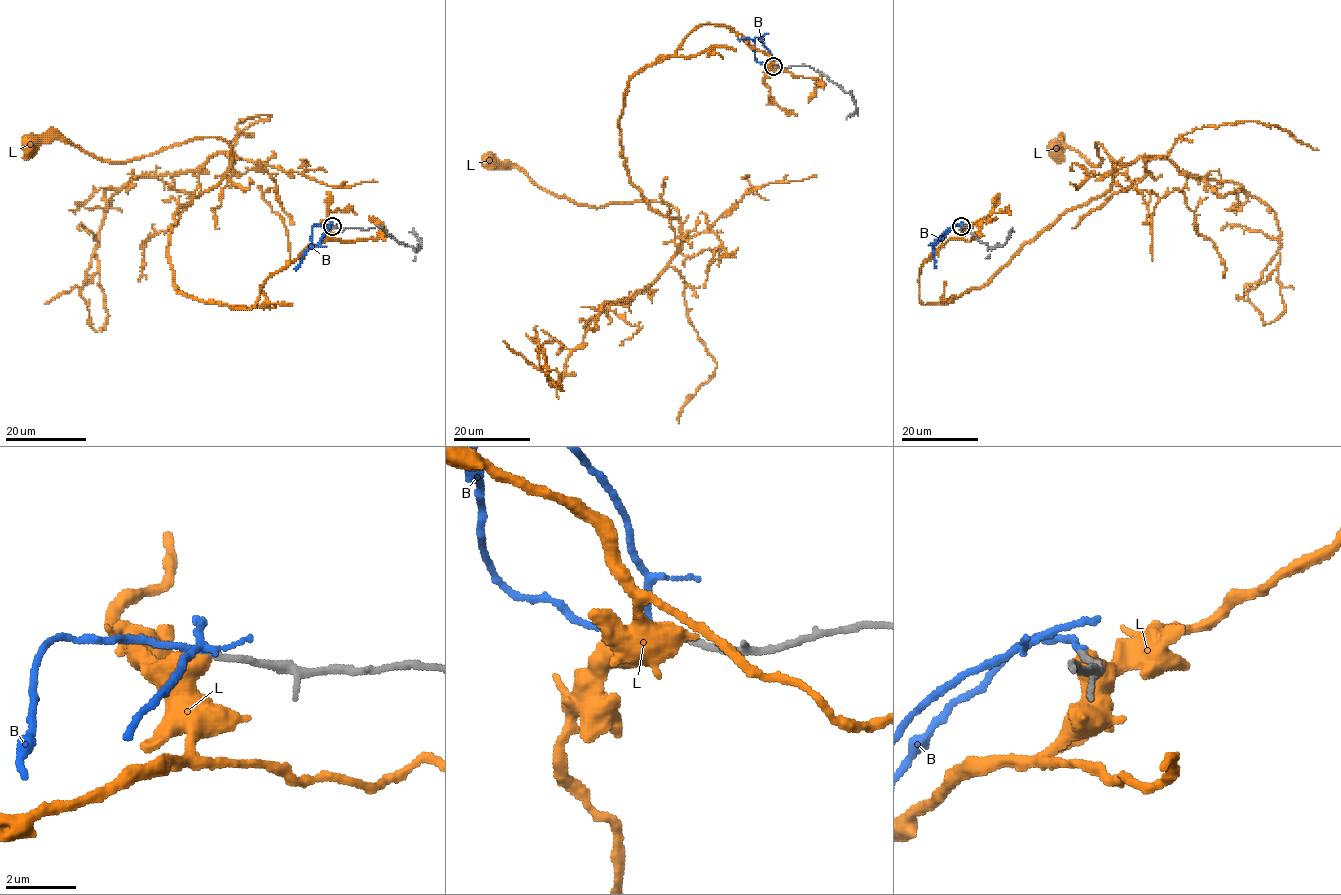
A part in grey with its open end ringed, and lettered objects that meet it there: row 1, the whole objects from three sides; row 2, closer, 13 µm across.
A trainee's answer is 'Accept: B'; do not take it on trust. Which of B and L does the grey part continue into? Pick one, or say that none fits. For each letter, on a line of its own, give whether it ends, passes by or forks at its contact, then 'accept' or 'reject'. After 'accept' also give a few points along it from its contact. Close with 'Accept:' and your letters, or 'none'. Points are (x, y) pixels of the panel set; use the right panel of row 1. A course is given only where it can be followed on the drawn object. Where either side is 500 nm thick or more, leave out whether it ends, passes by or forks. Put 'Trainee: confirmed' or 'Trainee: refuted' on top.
Trainee: confirmed
B: it passes by; accept; it runs (961, 226), (956, 224), (933, 244), (947, 230), (963, 222)
L: reject
Accept: B

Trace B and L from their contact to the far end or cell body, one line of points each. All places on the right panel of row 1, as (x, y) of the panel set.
B: (961, 226), (956, 224), (933, 244), (947, 230), (963, 222)
L: (961, 226), (922, 262), (922, 303), (982, 286), (1110, 187), (1097, 141), (1099, 165), (1054, 147)

